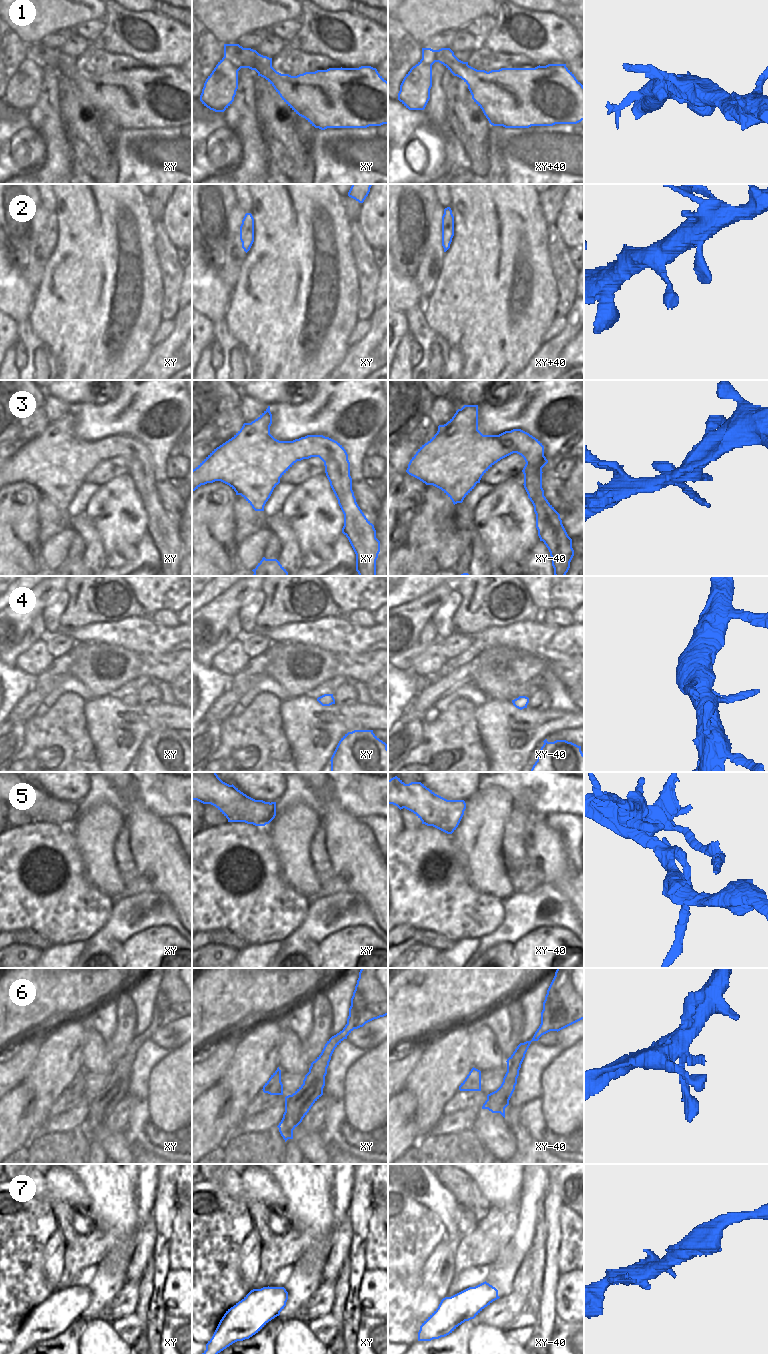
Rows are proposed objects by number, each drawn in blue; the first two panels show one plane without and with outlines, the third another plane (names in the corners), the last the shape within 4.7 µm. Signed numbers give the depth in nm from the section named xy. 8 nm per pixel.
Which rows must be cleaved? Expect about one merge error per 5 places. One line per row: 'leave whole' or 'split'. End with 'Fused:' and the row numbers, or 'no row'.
1: leave whole
2: leave whole
3: leave whole
4: leave whole
5: split
6: leave whole
7: leave whole
Fused: 5

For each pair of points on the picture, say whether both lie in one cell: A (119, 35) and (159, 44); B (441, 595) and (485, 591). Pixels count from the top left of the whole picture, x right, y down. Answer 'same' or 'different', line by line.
A: same
B: different

